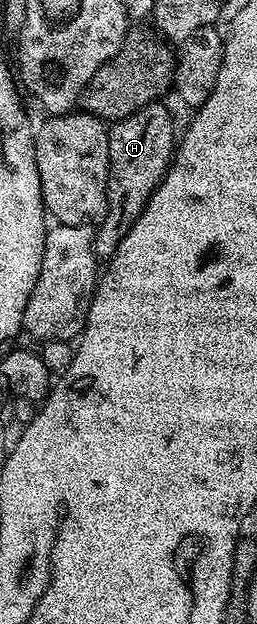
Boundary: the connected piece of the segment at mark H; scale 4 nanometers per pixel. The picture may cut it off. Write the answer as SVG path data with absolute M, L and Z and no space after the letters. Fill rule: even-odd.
M163 105L141 107L124 119L110 124L107 141L109 161L107 162L107 212L98 220L93 231L93 246L96 256L110 257L119 248L123 234L133 219L133 212L144 202L145 197L159 185L167 173L177 146L177 131L171 128L171 115Z

